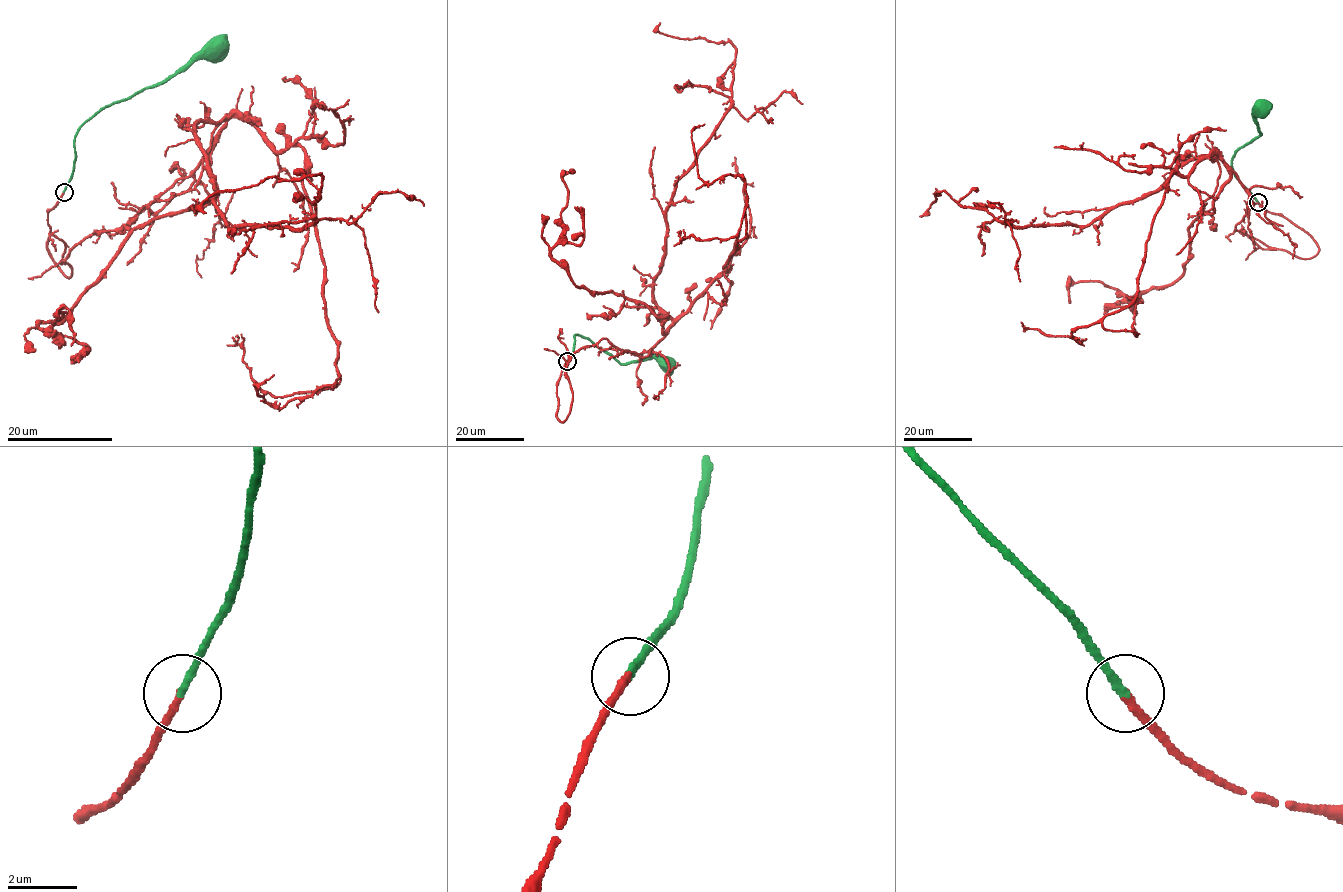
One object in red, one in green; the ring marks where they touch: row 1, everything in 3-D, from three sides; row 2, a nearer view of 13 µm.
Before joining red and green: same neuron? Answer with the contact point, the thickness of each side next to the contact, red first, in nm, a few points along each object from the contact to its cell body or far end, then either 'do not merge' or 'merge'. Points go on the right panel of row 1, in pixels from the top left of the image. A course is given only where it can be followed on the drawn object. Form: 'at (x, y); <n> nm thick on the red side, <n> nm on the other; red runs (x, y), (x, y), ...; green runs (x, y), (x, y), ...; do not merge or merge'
at (1258, 202); 220 nm thick on the red side, 240 nm on the other; red runs (1258, 202), (1318, 252), (1236, 229), (1249, 193), (1218, 156), (1086, 225), (1005, 224), (942, 191), (919, 216); green runs (1258, 202), (1235, 175), (1231, 159), (1241, 147), (1260, 134), (1254, 117), (1260, 109); merge

